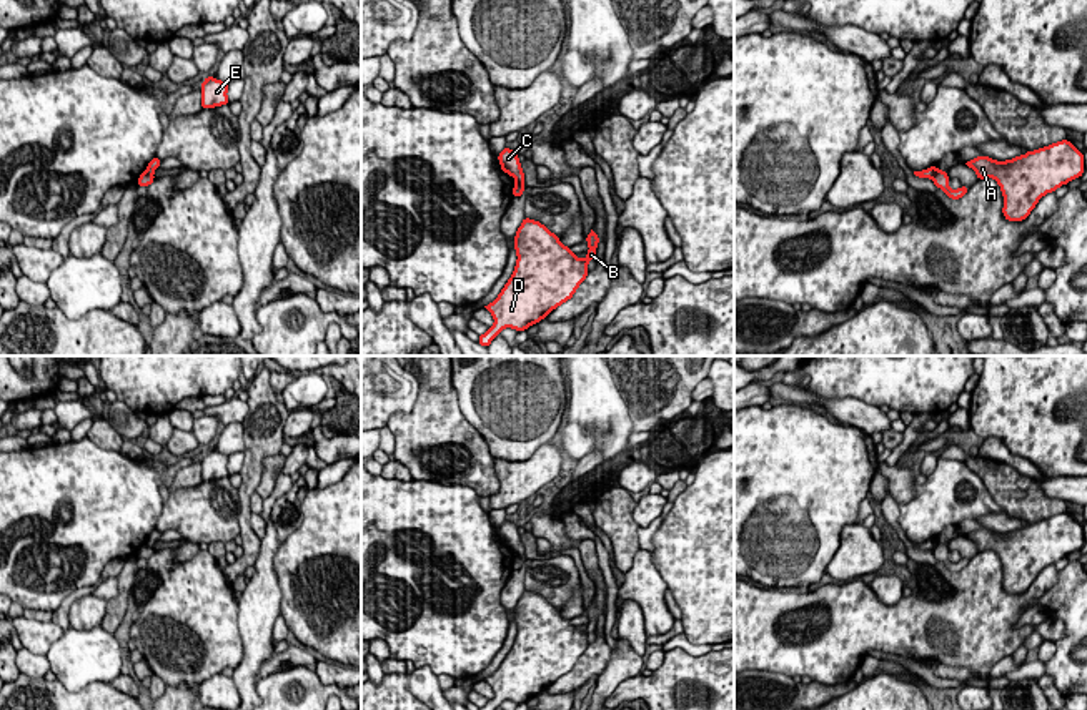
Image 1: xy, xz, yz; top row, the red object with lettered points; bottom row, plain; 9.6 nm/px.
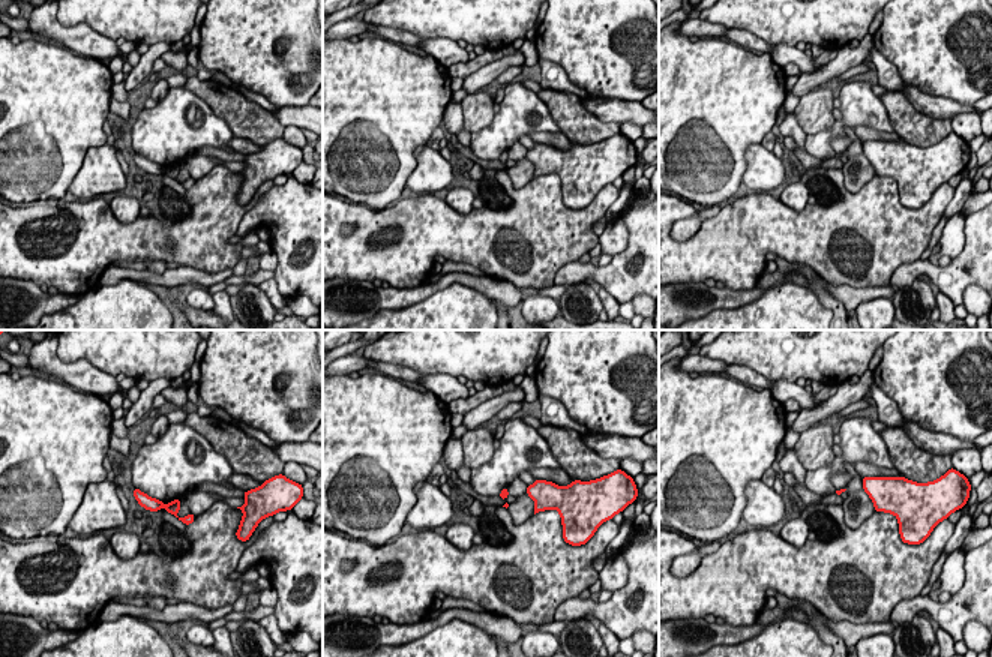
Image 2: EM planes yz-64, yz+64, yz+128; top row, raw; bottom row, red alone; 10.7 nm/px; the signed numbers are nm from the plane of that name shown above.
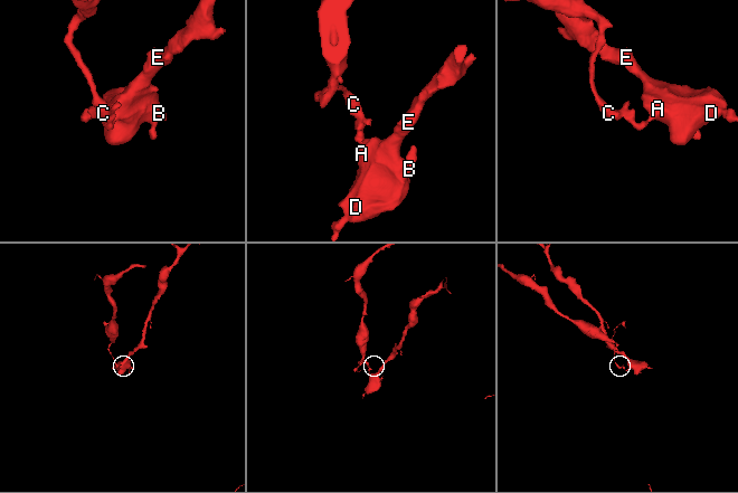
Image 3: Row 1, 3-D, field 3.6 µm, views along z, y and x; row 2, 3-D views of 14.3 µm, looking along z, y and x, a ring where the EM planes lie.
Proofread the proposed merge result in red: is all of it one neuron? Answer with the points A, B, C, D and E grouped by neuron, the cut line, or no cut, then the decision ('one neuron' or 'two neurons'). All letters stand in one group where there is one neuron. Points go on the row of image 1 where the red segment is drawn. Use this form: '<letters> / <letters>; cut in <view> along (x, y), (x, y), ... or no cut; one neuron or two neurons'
A B D E / C; cut in yz along (939, 170), (931, 177); two neurons

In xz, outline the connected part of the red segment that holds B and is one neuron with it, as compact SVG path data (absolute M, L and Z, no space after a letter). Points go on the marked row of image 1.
M529 218L523 219L514 239L514 271L498 298L484 306L494 318L494 324L478 339L484 348L504 328L524 331L571 299L586 279L588 263L596 258L599 243L591 229L586 236L588 256L579 259L554 233Z

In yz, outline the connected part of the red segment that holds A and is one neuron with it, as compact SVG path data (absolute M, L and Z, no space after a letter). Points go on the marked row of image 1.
M1062 140L1007 161L994 161L982 155L965 165L977 173L977 180L994 178L999 183L1004 196L1002 213L1005 219L1024 221L1044 195L1082 176L1084 153L1080 153L1069 140Z

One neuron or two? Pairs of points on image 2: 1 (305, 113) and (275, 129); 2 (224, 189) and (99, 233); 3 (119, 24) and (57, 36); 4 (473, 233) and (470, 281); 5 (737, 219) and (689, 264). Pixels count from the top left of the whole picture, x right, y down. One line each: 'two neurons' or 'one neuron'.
1: two neurons
2: one neuron
3: two neurons
4: two neurons
5: one neuron

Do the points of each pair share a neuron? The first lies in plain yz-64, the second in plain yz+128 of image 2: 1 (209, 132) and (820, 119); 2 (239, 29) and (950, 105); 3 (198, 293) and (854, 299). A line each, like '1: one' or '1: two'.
1: two
2: two
3: two

